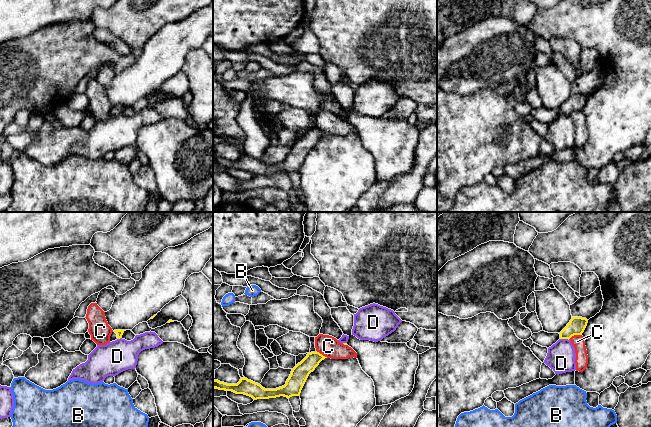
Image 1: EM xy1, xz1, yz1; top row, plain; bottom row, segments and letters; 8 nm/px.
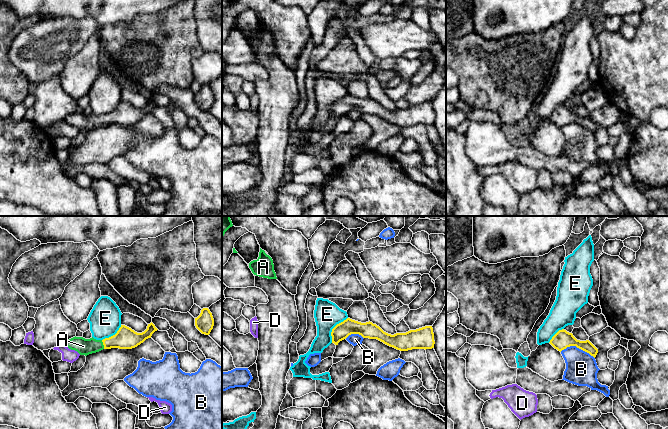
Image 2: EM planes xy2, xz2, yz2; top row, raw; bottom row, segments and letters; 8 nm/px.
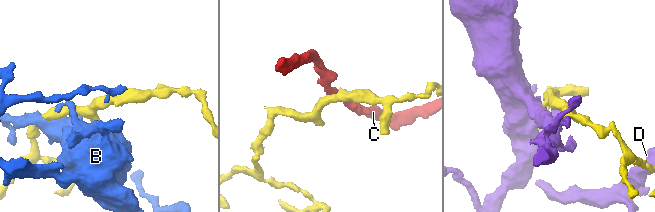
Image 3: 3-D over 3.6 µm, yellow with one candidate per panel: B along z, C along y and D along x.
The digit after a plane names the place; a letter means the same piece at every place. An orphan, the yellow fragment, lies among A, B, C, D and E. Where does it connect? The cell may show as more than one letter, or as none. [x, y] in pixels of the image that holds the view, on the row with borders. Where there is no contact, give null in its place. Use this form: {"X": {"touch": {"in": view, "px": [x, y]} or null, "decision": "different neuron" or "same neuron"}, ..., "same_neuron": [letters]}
{"A": {"touch": {"in": "xy2", "px": [103, 344]}, "decision": "same neuron"}, "B": {"touch": {"in": "yz2", "px": [577, 347]}, "decision": "different neuron"}, "C": {"touch": {"in": "yz1", "px": [574, 334]}, "decision": "different neuron"}, "D": {"touch": {"in": "yz1", "px": [564, 338]}, "decision": "different neuron"}, "E": {"touch": {"in": "xz2", "px": [333, 328]}, "decision": "different neuron"}, "same_neuron": ["A"]}

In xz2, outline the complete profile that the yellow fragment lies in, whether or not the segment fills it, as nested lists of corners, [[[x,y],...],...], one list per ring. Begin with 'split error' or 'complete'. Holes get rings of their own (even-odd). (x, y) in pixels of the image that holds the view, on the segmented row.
complete | [[[350,318],[337,324],[332,329],[332,343],[338,345],[340,341],[346,339],[351,334],[359,334],[363,338],[377,339],[400,351],[432,349],[435,344],[432,326],[425,326],[416,330],[410,330],[406,333],[391,335],[370,321],[361,323]]]

